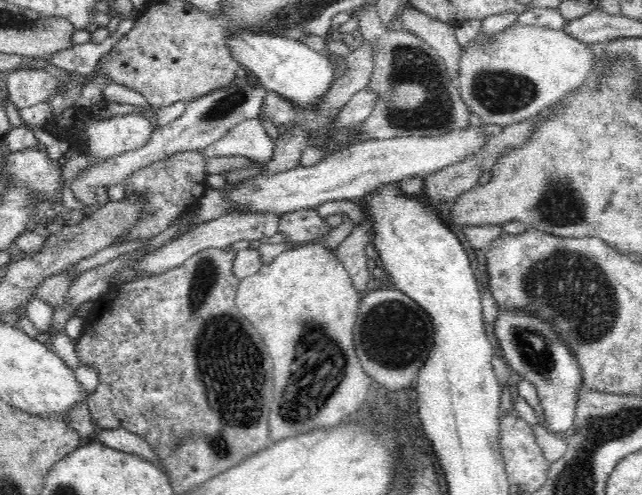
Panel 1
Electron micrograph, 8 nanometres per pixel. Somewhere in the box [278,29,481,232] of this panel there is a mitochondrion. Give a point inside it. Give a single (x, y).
(409, 63)

